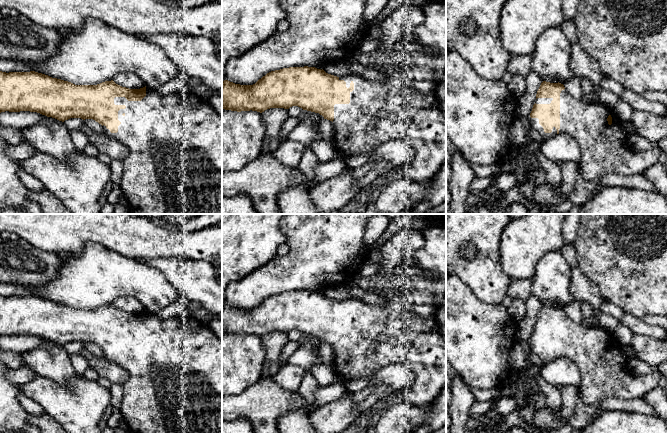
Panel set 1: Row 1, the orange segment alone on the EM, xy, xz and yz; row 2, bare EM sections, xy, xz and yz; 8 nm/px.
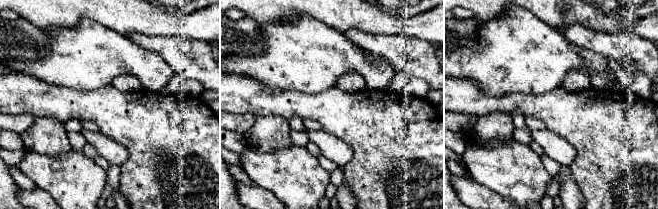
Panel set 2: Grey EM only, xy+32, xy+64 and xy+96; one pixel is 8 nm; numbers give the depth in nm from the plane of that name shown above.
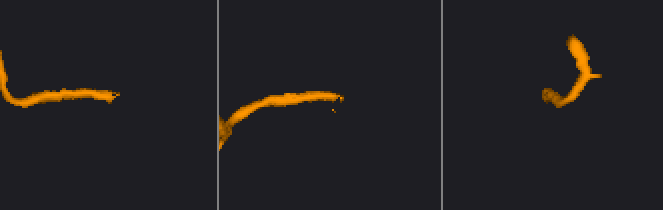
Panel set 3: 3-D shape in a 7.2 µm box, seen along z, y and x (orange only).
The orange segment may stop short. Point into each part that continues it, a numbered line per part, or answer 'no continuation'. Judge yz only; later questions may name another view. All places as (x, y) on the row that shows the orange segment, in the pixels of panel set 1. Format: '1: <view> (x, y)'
1: yz (605, 149)

